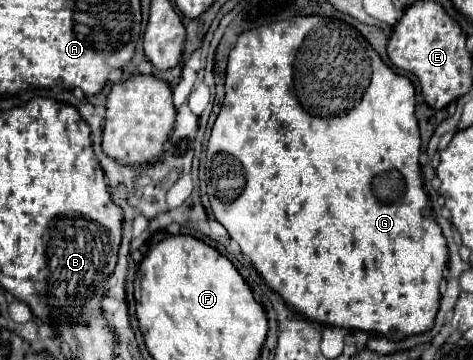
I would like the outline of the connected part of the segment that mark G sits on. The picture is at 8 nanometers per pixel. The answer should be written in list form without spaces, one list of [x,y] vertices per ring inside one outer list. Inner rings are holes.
[[[295,16],[291,20],[259,26],[239,34],[235,48],[229,54],[225,76],[225,100],[211,128],[207,142],[207,194],[215,218],[227,228],[229,236],[239,244],[241,252],[251,258],[265,282],[281,294],[281,298],[305,314],[313,322],[339,328],[355,328],[383,334],[391,340],[421,334],[433,326],[439,306],[439,284],[447,266],[445,236],[431,218],[423,180],[419,176],[419,128],[415,118],[415,88],[409,78],[393,72],[371,44],[351,26],[337,18]]]

